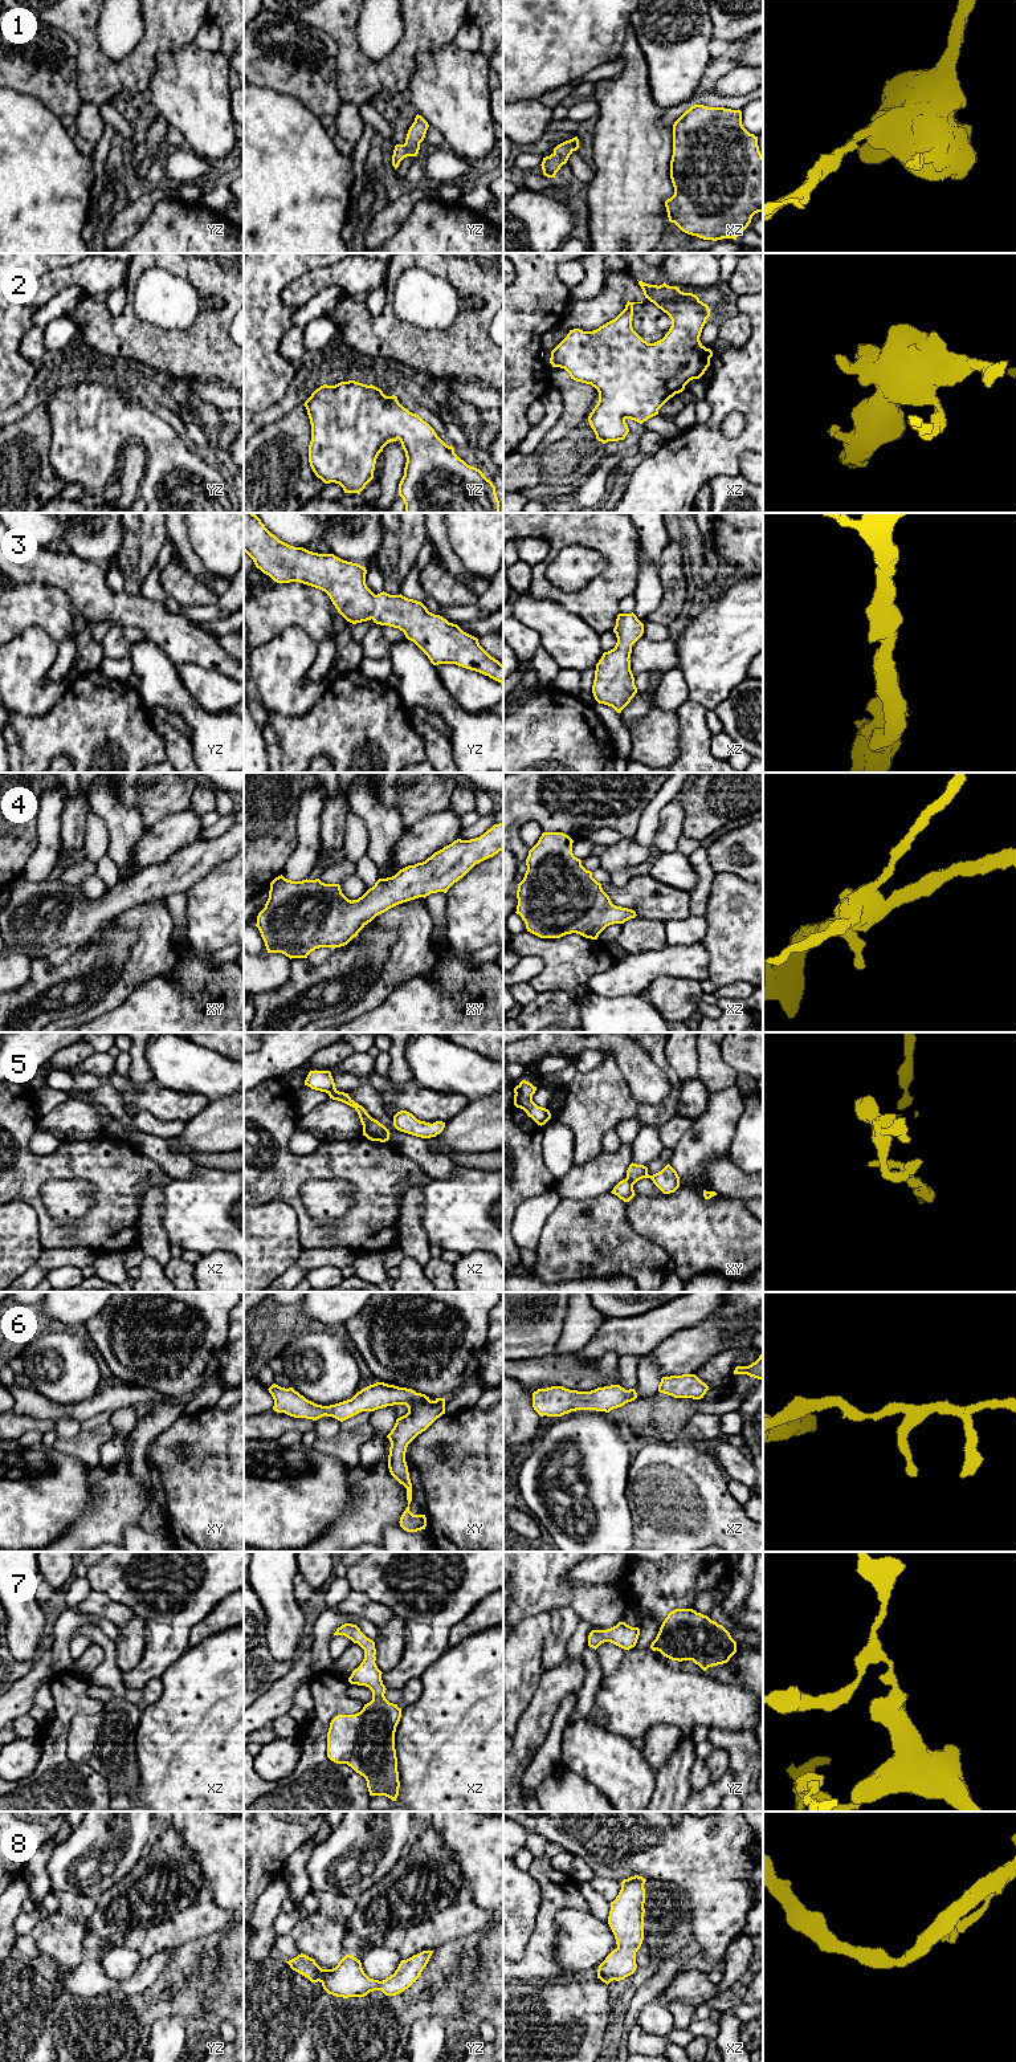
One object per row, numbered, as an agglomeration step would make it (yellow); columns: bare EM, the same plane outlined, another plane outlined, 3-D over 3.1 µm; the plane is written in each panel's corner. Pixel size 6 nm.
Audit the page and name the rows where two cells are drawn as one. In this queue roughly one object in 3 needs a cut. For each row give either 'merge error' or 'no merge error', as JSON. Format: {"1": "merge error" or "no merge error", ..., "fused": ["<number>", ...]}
{"1": "no merge error", "2": "no merge error", "3": "no merge error", "4": "no merge error", "5": "merge error", "6": "no merge error", "7": "no merge error", "8": "no merge error", "fused": ["5"]}

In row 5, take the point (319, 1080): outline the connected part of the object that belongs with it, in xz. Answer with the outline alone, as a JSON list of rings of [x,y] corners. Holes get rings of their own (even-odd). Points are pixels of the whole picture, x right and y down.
[[[310,1071],[305,1080],[305,1085],[315,1091],[326,1092],[330,1096],[330,1099],[342,1101],[352,1107],[358,1112],[363,1128],[367,1126],[367,1124],[372,1120],[367,1111],[362,1105],[355,1103],[348,1096],[348,1093],[339,1092],[335,1088],[335,1083],[330,1071]]]

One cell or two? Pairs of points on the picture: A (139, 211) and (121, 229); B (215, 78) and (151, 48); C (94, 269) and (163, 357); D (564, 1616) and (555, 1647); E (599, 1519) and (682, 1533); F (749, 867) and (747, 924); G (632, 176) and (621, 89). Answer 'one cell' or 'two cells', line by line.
A: one cell
B: two cells
C: two cells
D: one cell
E: two cells
F: two cells
G: one cell

